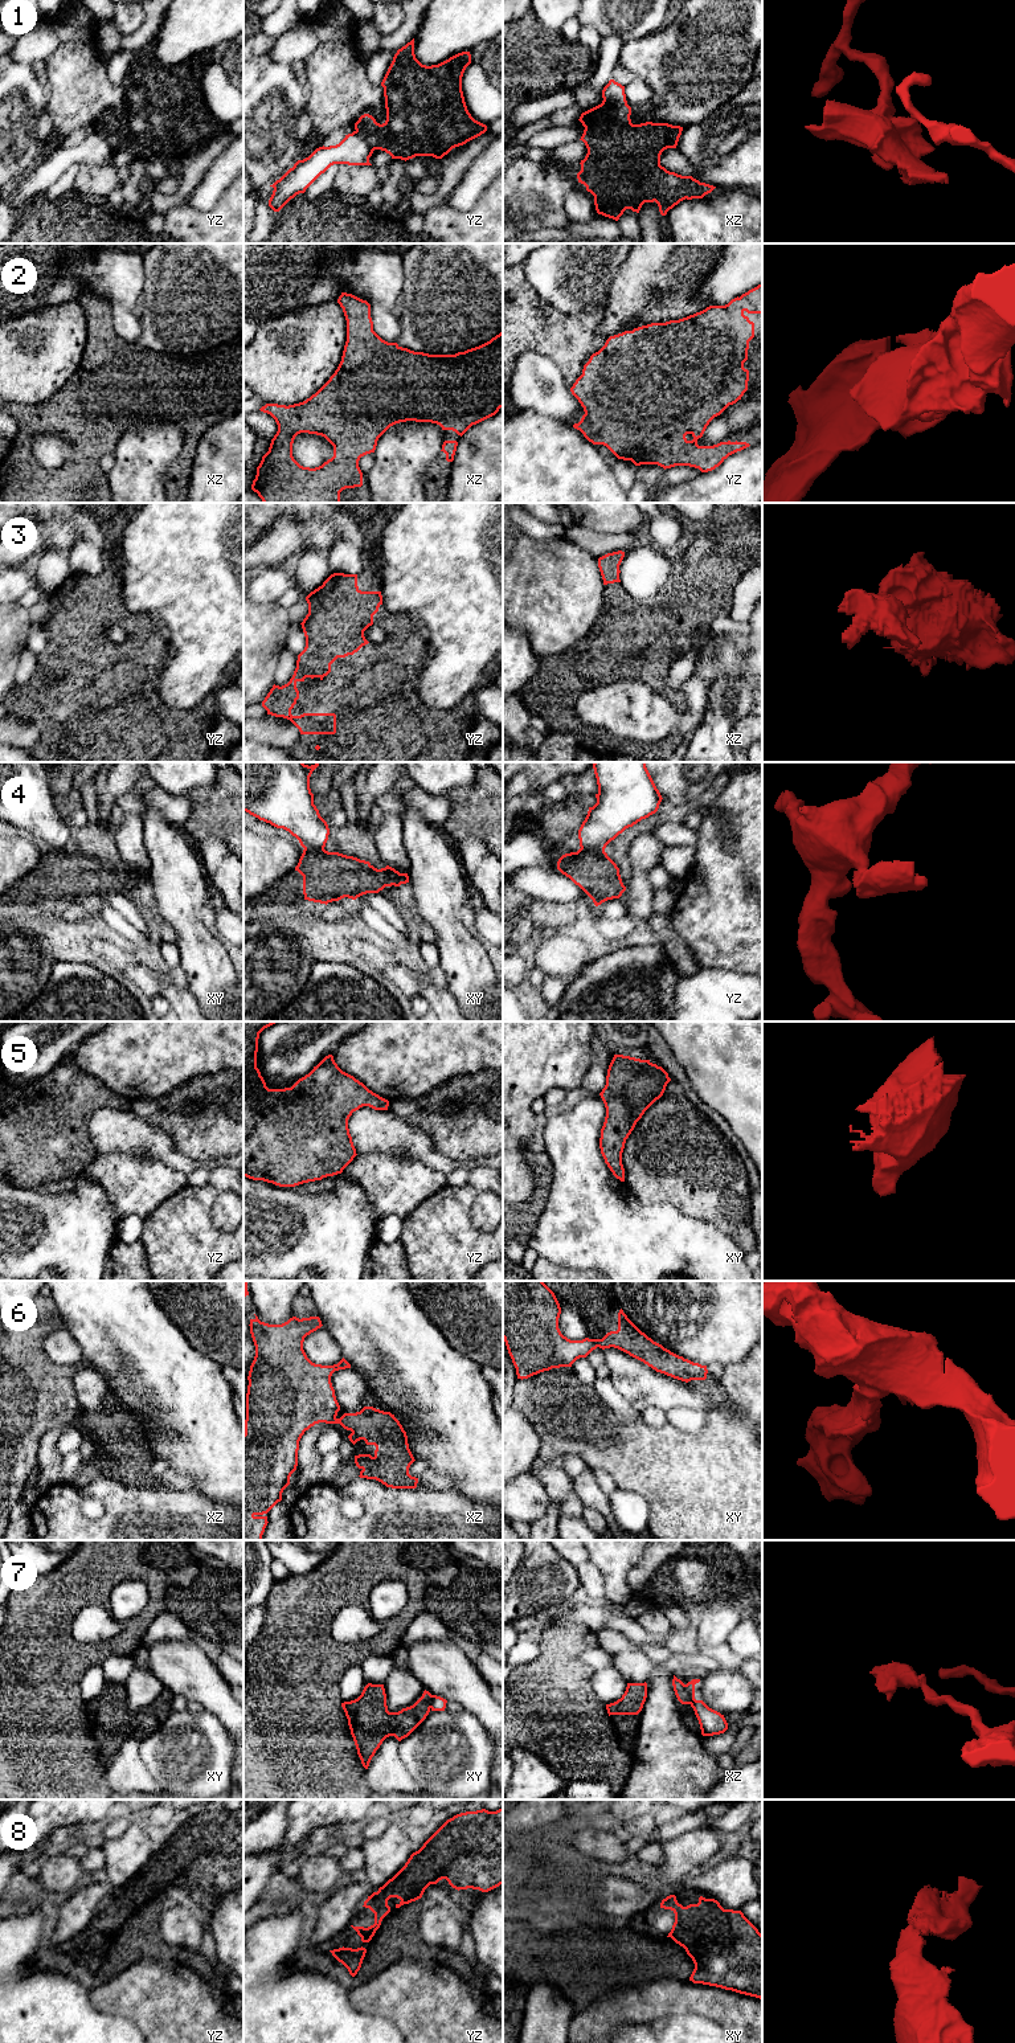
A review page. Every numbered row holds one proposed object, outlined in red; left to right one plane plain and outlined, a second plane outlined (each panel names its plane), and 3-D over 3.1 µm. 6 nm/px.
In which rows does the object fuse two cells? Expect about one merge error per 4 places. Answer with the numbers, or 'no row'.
1, 4, 6, 7

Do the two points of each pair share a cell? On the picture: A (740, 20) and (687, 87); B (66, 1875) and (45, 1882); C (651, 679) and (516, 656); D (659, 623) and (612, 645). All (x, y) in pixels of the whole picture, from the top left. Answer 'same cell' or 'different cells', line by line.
A: same cell
B: same cell
C: different cells
D: same cell

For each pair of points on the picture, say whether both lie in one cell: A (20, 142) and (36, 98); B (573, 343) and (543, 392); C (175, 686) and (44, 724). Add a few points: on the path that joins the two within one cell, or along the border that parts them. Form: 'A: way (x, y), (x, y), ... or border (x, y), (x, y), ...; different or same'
A: way (20, 131), (20, 114), (25, 109); same
B: border (531, 351), (547, 356), (569, 388); different
C: border (164, 659), (160, 697), (170, 707), (184, 709); different

